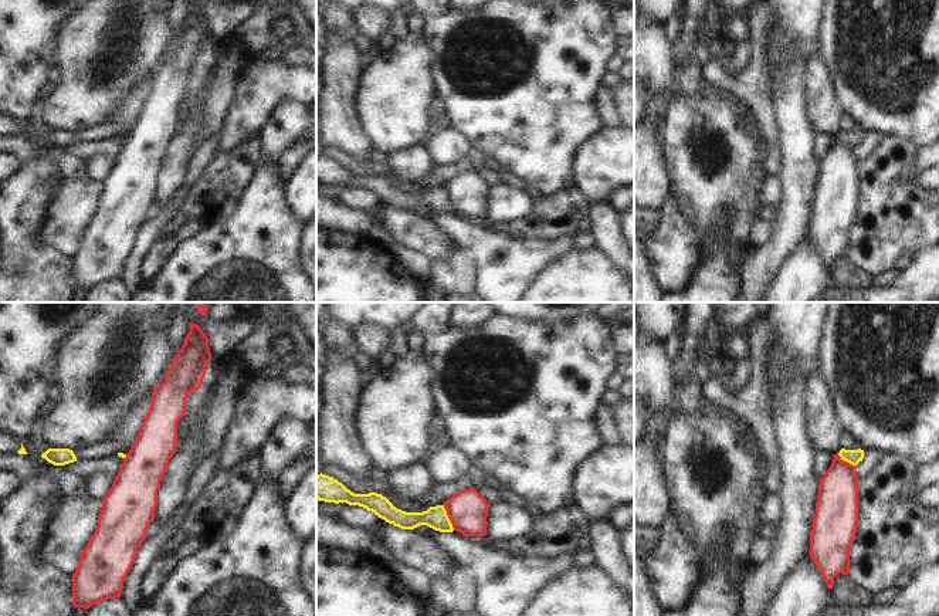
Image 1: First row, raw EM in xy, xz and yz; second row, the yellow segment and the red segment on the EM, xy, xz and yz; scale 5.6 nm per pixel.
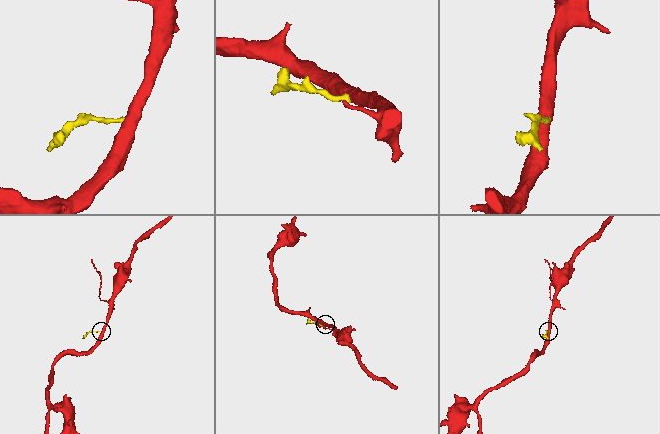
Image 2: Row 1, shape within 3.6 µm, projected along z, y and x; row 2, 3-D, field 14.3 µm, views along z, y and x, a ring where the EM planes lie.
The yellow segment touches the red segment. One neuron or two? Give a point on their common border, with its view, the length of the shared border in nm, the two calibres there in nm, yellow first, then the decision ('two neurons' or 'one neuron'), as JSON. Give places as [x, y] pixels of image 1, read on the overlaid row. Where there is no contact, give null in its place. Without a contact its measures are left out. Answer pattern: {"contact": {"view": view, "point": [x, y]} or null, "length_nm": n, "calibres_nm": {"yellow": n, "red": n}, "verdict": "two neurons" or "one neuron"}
{"contact": {"view": "xz", "point": [447, 517]}, "length_nm": 160, "calibres_nm": {"yellow": 130, "red": 220}, "verdict": "two neurons"}

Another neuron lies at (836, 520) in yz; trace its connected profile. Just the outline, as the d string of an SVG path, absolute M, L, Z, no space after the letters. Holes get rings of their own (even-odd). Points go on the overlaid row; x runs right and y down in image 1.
M838 454L820 478L810 535L810 558L828 589L838 573L850 573L850 548L858 527L858 477L855 466Z

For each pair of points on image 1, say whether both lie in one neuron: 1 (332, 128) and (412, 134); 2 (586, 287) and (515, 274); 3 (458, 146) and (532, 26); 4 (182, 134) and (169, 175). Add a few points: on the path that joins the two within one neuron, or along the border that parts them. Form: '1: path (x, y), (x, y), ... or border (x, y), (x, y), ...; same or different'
1: border (356, 98), (356, 114), (373, 148); different
2: border (560, 256), (546, 263), (526, 287); different
3: border (450, 128), (460, 132), (473, 148); different
4: path (182, 144), (173, 165); same

